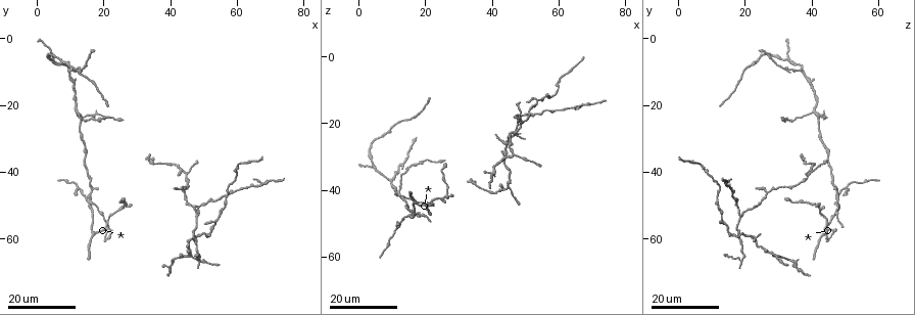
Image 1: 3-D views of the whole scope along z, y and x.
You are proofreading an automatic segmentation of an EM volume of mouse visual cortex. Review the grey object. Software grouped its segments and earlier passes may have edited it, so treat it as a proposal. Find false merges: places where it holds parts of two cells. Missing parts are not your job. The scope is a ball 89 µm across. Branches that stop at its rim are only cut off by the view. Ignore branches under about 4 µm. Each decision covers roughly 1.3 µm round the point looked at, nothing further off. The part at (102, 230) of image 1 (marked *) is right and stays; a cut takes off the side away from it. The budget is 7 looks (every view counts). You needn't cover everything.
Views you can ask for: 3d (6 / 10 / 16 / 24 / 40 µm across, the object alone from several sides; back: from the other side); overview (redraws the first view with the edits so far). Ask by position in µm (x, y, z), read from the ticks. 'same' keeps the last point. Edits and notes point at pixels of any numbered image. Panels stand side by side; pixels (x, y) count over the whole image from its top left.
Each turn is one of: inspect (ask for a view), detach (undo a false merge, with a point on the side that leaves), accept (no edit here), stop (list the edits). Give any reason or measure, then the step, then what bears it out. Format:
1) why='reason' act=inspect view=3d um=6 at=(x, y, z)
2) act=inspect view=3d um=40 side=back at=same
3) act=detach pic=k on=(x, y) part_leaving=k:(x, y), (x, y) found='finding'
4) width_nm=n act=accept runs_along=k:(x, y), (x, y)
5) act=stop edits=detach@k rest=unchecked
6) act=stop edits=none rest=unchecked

why='four arms meet' act=inspect view=3d um=16 at=(15.5, 49.0, 48.0)

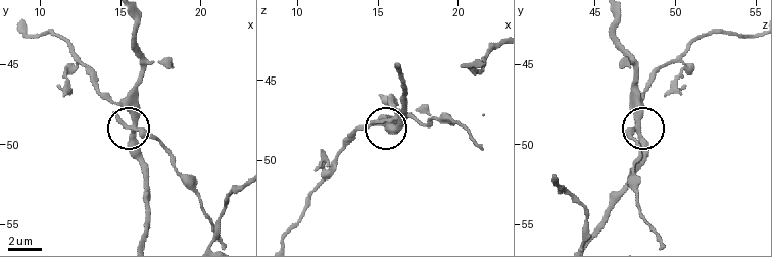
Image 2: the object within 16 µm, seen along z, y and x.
why='closer look' act=inspect view=3d um=6 at=(16.1, 49.1, 47.3)

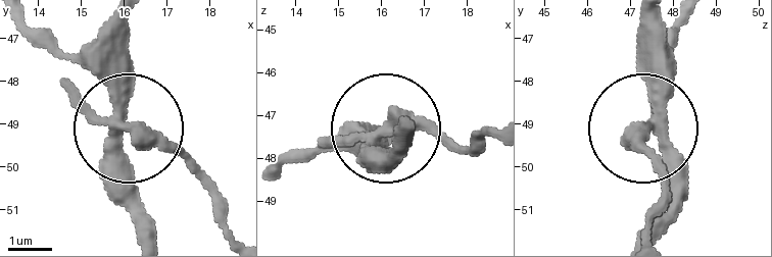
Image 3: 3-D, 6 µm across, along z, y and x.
arms=4 act=detach pic=3 on=(176, 144) part_leaving=3:(116, 124), (157, 136), (227, 235) found='two cells meet here'

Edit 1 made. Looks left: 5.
why='arms part here' act=inspect view=3d um=16 at=(47.5, 53.0, 18.5)

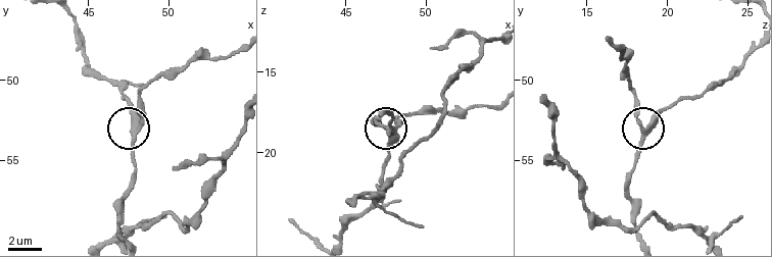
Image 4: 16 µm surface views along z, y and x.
act=inspect view=3d um=6 at=(48.2, 53.1, 18.5)

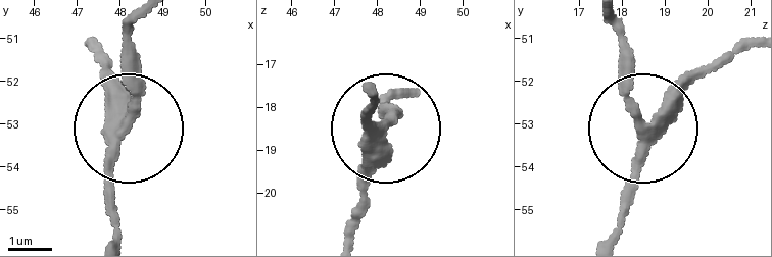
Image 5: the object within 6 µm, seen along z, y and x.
why='from behind' act=inspect view=3d um=6 side=back at=(48.05, 53.10, 18.55)

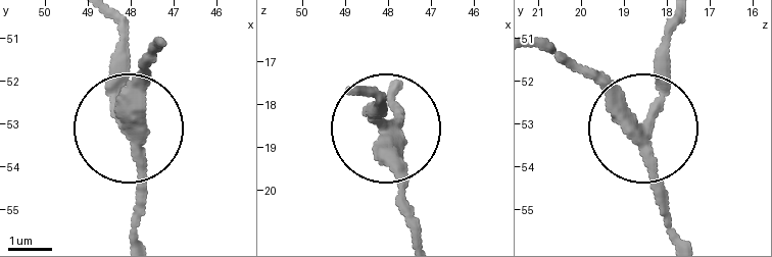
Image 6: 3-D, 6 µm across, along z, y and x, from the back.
arms=3 act=accept runs_along=6:(163, 41), (131, 140), (141, 224) found='continuous, no second cell'

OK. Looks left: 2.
why='branch point' act=inspect view=3d um=16 at=(44.0, 45.5, 26.0)

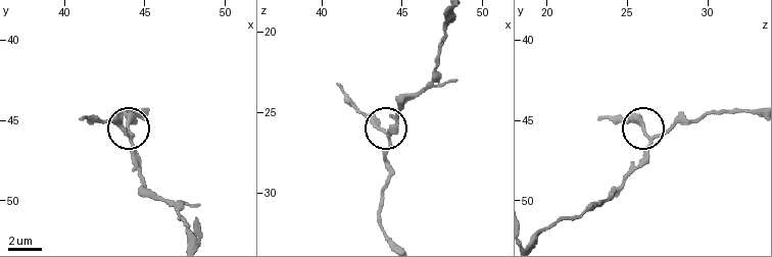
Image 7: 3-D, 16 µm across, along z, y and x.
why='closer look' act=inspect view=3d um=10 at=(44.1, 46.1, 26.4)

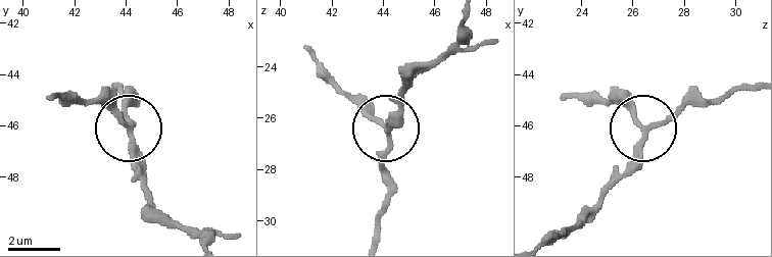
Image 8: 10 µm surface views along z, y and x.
act=accept runs_along=8:(754, 85), (688, 100), (648, 126), (598, 94) found='all the same cell'

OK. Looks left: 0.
act=stop edits=detach@3 rest=unchecked

